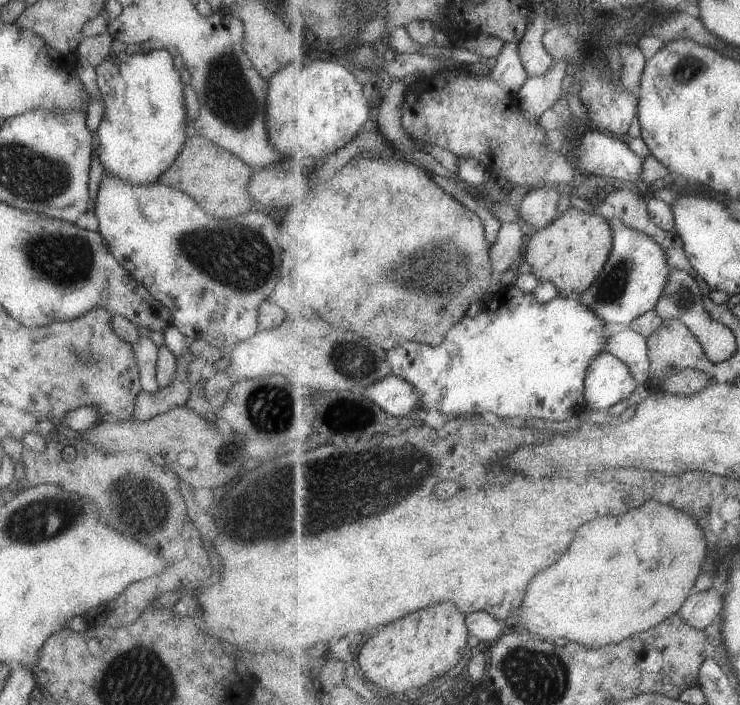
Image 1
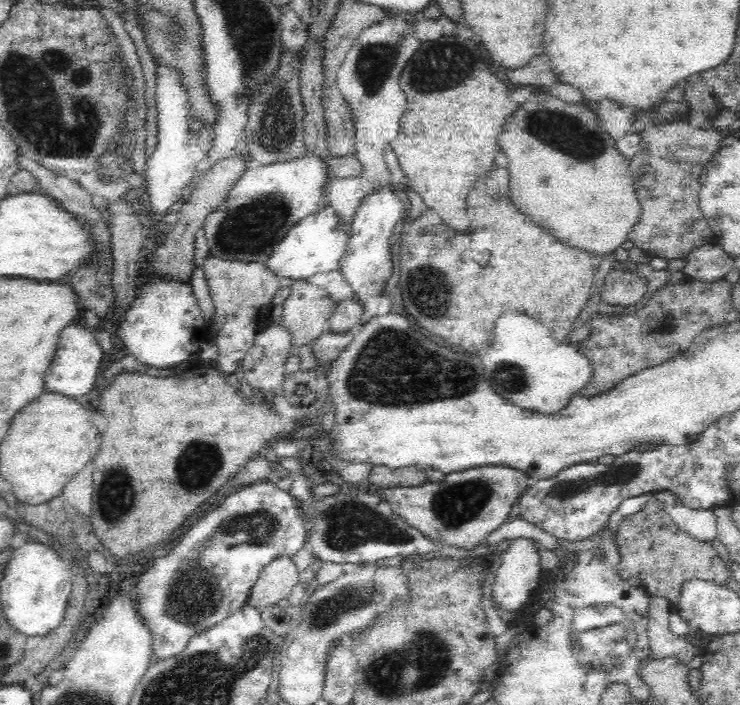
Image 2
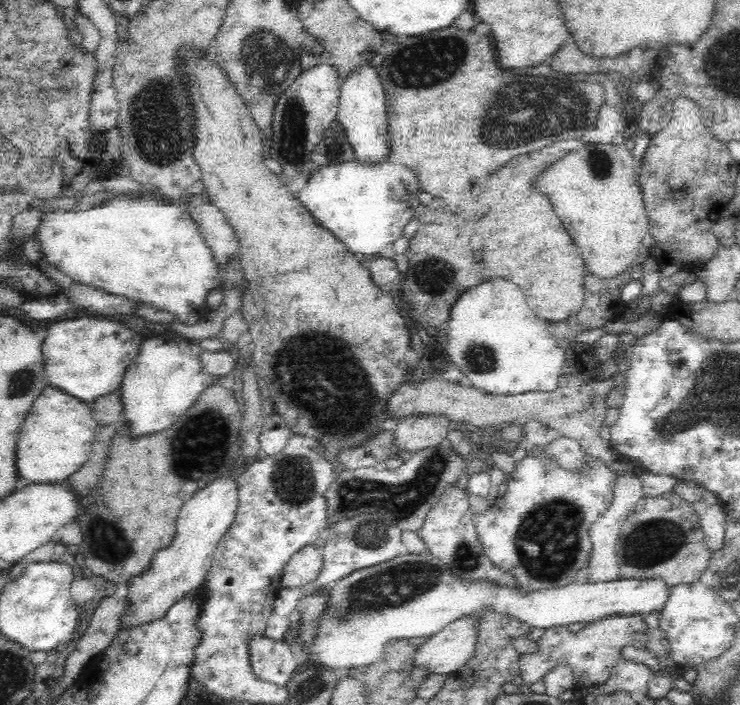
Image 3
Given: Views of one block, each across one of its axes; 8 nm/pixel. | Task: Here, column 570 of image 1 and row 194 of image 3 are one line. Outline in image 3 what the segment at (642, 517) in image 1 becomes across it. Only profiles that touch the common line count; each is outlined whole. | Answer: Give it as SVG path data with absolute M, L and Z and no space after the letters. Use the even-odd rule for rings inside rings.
M622 138L611 144L589 143L554 164L538 184L550 196L556 214L580 248L586 270L602 280L629 271L645 254L642 239L649 233L649 220L635 179L635 165Z

